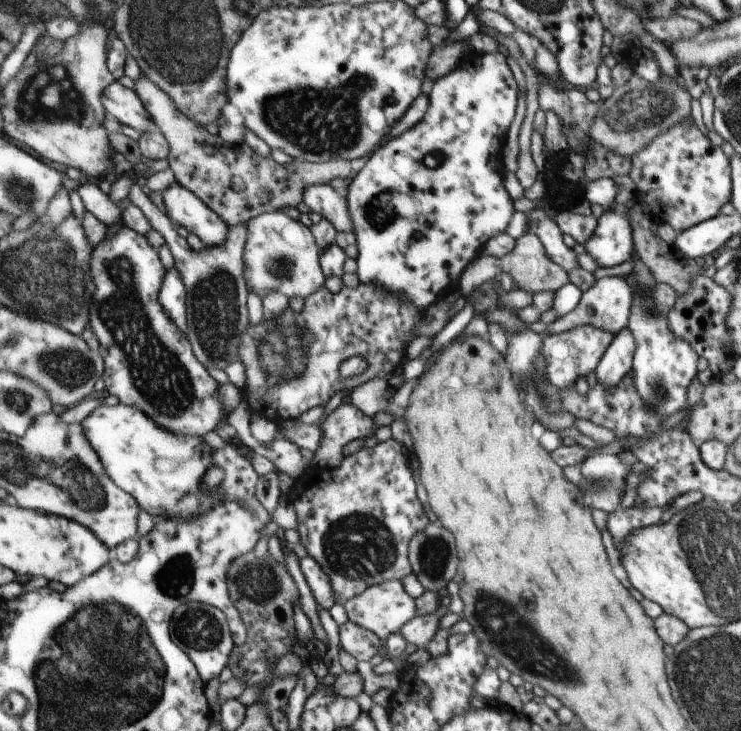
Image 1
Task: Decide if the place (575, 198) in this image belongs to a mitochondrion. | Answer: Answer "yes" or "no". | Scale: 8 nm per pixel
no

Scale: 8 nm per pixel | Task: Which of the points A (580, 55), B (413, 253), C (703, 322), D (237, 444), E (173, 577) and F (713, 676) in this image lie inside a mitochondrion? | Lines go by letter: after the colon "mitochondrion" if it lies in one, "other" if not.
A: other
B: other
C: other
D: other
E: mitochondrion
F: mitochondrion

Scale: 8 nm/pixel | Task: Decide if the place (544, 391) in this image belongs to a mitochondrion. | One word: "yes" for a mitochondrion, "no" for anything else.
yes

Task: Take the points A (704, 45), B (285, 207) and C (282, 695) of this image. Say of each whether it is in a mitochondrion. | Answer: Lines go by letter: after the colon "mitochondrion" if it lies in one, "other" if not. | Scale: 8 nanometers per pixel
A: other
B: other
C: other

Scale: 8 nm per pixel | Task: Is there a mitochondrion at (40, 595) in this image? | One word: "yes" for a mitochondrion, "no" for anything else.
no

